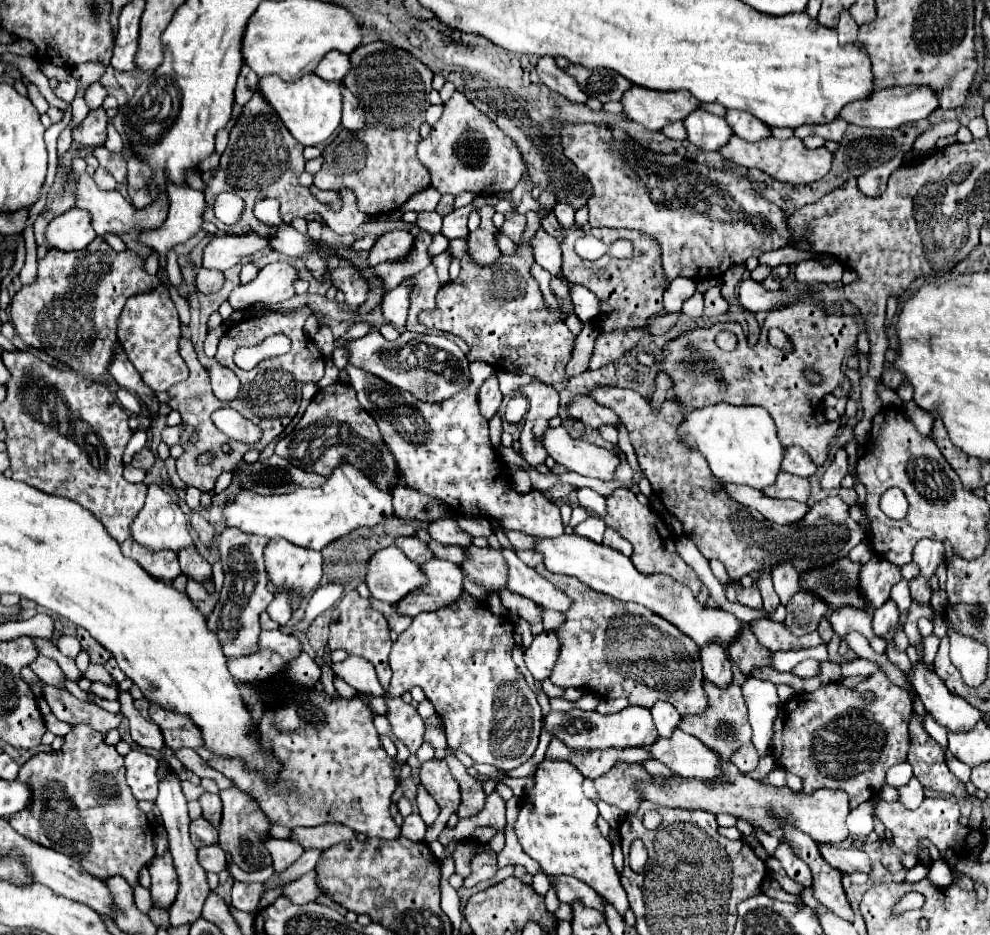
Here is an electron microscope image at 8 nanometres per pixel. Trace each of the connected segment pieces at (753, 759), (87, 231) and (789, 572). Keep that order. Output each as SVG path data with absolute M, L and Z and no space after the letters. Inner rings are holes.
M744 745L744 747L738 749L738 753L732 755L730 761L732 761L740 771L750 773L750 771L754 771L756 765L758 765L758 753L756 753L754 745Z
M78 207L52 219L44 235L46 241L58 251L82 251L96 237L90 225L90 215Z
M790 563L776 565L772 569L772 581L774 581L774 589L776 589L782 605L788 605L790 597L794 597L800 591L798 573L796 573L796 569Z

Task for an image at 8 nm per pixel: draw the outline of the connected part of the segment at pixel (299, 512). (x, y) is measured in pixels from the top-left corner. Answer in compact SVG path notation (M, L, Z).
M346 463L346 465L340 465L334 471L334 475L330 475L330 481L326 481L326 485L322 485L318 489L299 488L288 495L258 495L250 489L238 487L230 497L226 497L222 515L224 515L226 527L238 527L244 533L262 535L268 539L284 537L294 545L320 551L330 541L334 541L342 535L348 535L356 527L372 527L380 521L388 519L390 515L394 515L394 509L392 509L392 493L382 493L366 475L362 475L358 469L354 469L352 465Z

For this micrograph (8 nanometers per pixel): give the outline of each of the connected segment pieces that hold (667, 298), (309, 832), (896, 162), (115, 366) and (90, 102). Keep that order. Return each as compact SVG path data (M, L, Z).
M676 277L664 293L664 309L672 313L680 311L682 303L690 299L694 291L696 291L696 281L690 281L688 277Z
M330 823L330 825L318 825L318 827L296 827L292 829L292 839L296 839L304 849L318 847L328 849L340 841L352 841L354 831L346 825Z
M898 153L890 161L884 161L882 165L878 165L874 169L868 169L864 175L858 177L860 191L868 197L880 197L886 191L886 183L888 183L890 173L894 169L898 169L902 165L902 161L904 161L904 153Z
M118 347L114 353L114 359L110 363L110 375L118 381L120 387L136 393L140 397L140 401L146 405L146 409L150 413L158 413L158 399L156 393L142 381L142 377L136 373L136 369L132 367L132 363L128 361L128 357L124 355L124 349Z
M92 83L92 85L86 89L84 99L86 99L86 105L88 105L90 109L98 109L98 107L102 105L102 101L104 101L106 95L108 95L108 93L106 93L106 89L104 89L100 83Z

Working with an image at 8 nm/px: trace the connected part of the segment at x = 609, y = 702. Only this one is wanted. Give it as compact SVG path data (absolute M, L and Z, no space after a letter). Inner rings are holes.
M602 699L596 707L598 713L618 713L622 709L628 707L628 701L626 699Z

